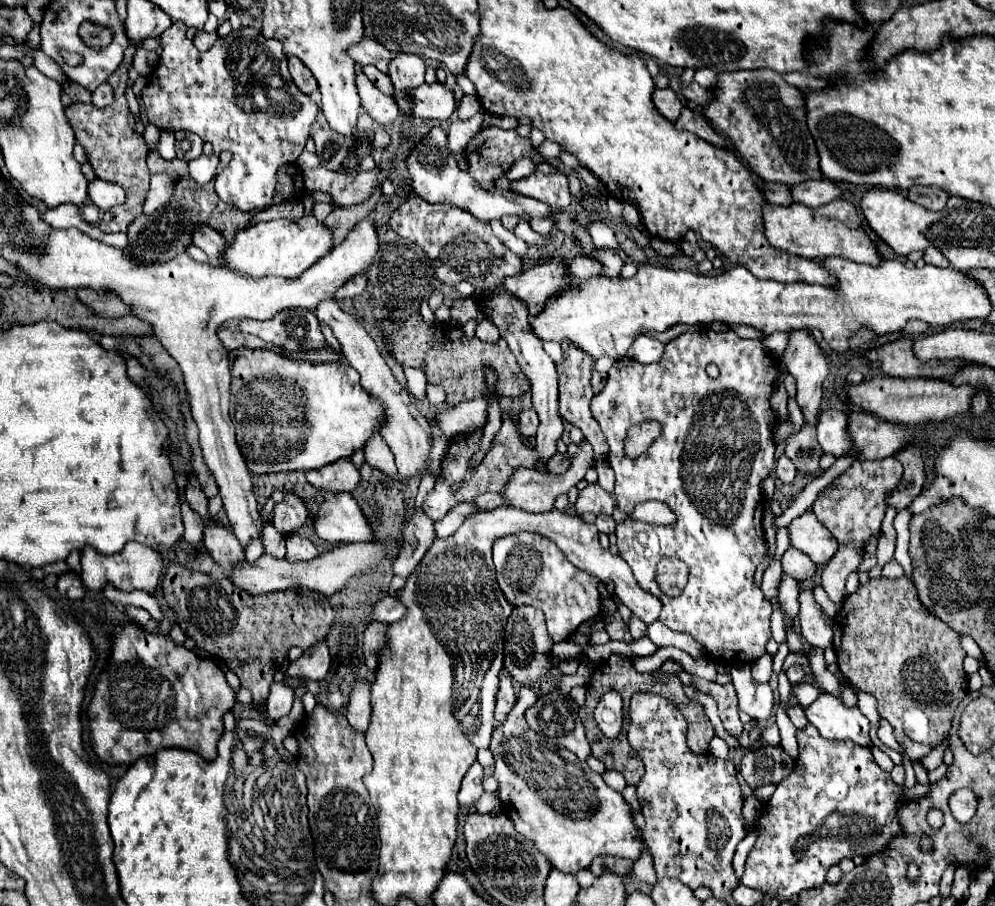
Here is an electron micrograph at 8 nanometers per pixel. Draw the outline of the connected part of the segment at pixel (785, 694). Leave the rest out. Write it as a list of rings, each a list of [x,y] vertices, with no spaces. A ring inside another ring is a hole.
[[[780,671],[778,681],[780,681],[780,685],[778,685],[778,691],[780,691],[780,705],[778,705],[778,707],[784,709],[788,697],[790,697],[790,693],[792,693],[792,685],[790,685],[790,681],[788,681],[788,677],[786,677],[784,671]]]

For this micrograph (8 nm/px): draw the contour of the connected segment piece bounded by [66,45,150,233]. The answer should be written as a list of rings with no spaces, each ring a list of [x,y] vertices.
[[[130,45],[124,53],[124,59],[120,63],[120,69],[116,69],[114,73],[114,103],[106,105],[102,109],[94,107],[92,103],[72,103],[66,109],[66,115],[70,119],[70,125],[76,133],[76,141],[86,149],[88,153],[88,161],[96,173],[98,179],[104,181],[112,181],[124,187],[126,191],[126,201],[118,207],[108,209],[98,227],[104,233],[116,233],[116,231],[126,231],[128,225],[142,213],[146,195],[148,195],[148,183],[150,183],[150,171],[146,165],[146,155],[148,155],[148,147],[144,143],[144,137],[140,133],[134,131],[134,127],[128,123],[128,103],[124,97],[124,89],[126,89],[126,81],[128,81],[128,69],[132,65],[132,55],[136,51],[136,45]]]

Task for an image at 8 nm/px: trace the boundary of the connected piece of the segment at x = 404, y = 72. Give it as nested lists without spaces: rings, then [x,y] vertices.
[[[396,53],[388,65],[388,75],[396,89],[396,101],[404,115],[410,113],[410,103],[404,101],[404,93],[424,83],[424,59],[420,55]]]

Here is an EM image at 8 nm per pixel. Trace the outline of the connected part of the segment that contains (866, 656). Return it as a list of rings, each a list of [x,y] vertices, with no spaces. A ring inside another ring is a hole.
[[[886,577],[870,579],[866,585],[858,587],[856,593],[846,597],[840,613],[834,617],[834,651],[842,677],[852,687],[876,697],[878,713],[894,727],[894,735],[902,745],[904,757],[920,761],[932,751],[932,747],[942,743],[950,731],[950,721],[958,703],[968,693],[966,673],[962,669],[966,653],[960,647],[960,639],[954,629],[936,617],[928,617],[918,601],[914,585],[906,577],[894,581]]]

